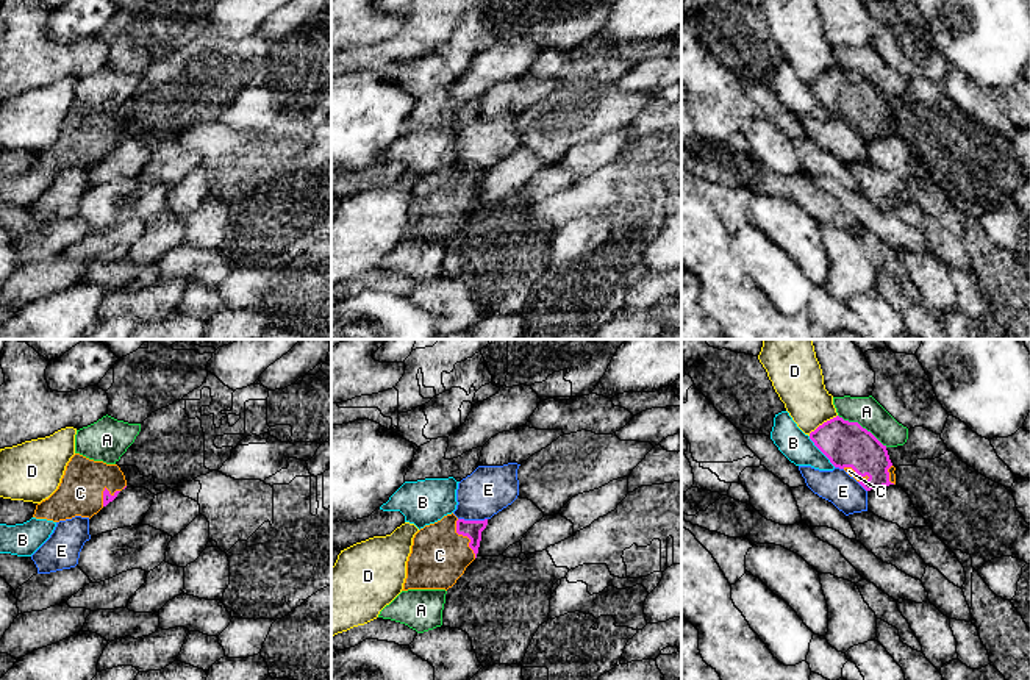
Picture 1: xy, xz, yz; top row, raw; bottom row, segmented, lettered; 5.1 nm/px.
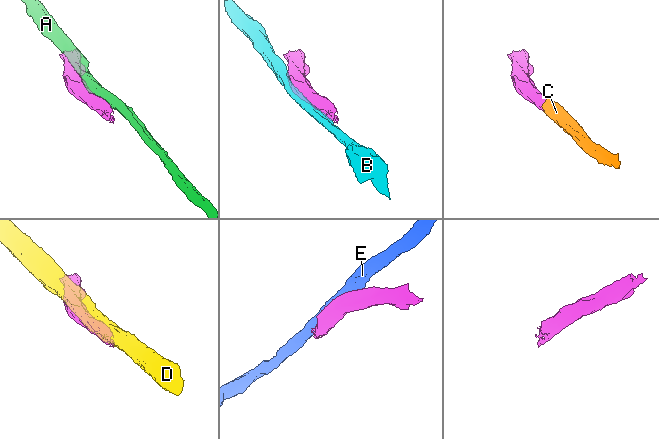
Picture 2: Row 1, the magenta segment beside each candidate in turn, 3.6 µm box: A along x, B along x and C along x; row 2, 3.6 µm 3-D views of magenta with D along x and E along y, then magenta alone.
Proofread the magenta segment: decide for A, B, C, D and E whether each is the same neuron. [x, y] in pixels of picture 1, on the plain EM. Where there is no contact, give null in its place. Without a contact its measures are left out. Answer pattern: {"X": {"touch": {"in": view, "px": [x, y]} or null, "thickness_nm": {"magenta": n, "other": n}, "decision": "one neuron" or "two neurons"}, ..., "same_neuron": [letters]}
{"A": {"touch": {"in": "yz", "px": [861, 77]}, "thickness_nm": {"magenta": 240, "other": 150}, "decision": "two neurons"}, "B": {"touch": {"in": "yz", "px": [821, 100]}, "thickness_nm": {"magenta": 240, "other": 160}, "decision": "two neurons"}, "C": {"touch": {"in": "xz", "px": [466, 185]}, "thickness_nm": {"magenta": 100, "other": 300}, "decision": "one neuron"}, "D": {"touch": {"in": "yz", "px": [824, 72]}, "thickness_nm": {"magenta": 240, "other": 260}, "decision": "two neurons"}, "E": {"touch": {"in": "xz", "px": [472, 171]}, "thickness_nm": {"magenta": 100, "other": 240}, "decision": "two neurons"}, "same_neuron": ["C"]}

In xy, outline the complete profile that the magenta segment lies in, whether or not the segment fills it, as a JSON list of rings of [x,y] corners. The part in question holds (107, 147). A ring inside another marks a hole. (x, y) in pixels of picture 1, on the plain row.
[[[75,103],[66,116],[58,139],[36,155],[33,167],[53,172],[75,166],[92,167],[127,136],[117,114],[89,109]]]

